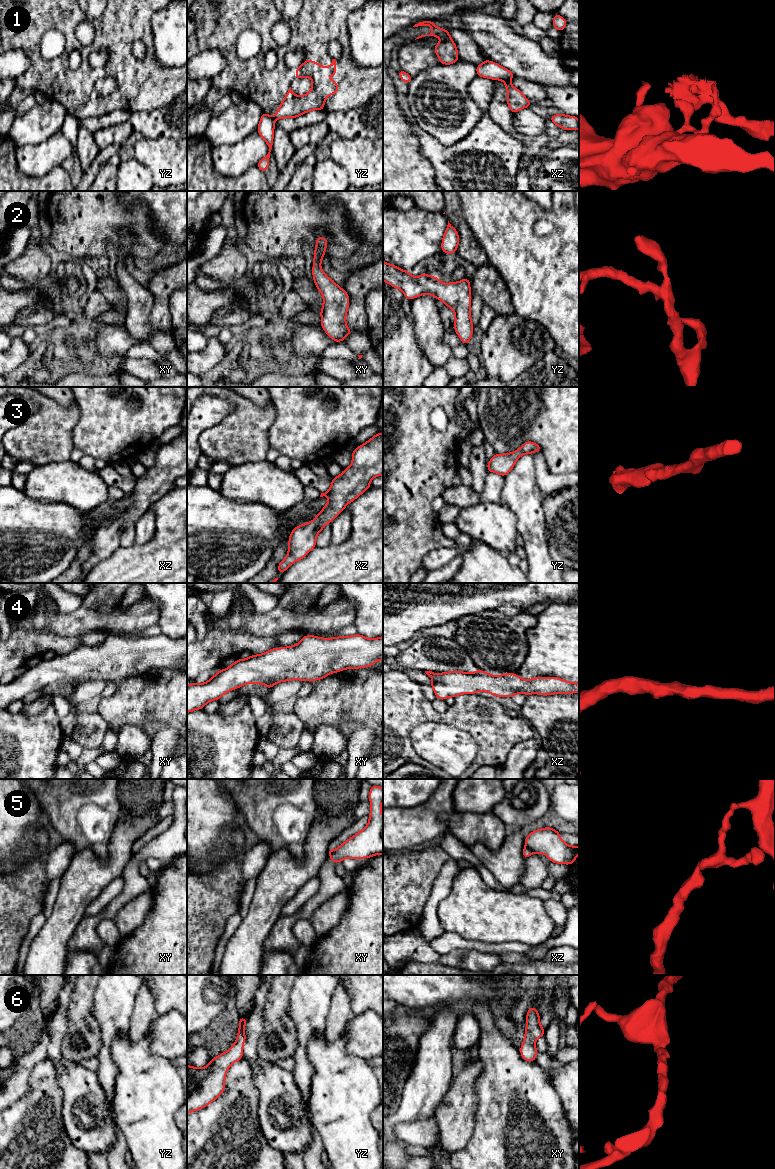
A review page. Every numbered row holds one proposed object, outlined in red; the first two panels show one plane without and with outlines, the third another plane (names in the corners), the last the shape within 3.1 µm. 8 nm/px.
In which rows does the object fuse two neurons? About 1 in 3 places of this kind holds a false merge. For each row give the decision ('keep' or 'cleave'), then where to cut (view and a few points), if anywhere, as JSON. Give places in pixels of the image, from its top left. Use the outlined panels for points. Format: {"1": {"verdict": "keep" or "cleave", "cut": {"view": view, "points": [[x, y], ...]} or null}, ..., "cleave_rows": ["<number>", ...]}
{"1": {"verdict": "cleave", "cut": {"view": "xz", "points": [[509, 80], [505, 82]]}}, "2": {"verdict": "keep", "cut": null}, "3": {"verdict": "keep", "cut": null}, "4": {"verdict": "keep", "cut": null}, "5": {"verdict": "cleave", "cut": {"view": "xz", "points": [[525, 846], [533, 851]]}}, "6": {"verdict": "keep", "cut": null}, "cleave_rows": ["1", "5"]}

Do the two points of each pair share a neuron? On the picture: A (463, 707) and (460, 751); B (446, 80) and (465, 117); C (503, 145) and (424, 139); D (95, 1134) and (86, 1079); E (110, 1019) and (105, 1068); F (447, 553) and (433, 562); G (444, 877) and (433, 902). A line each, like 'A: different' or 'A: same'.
A: different
B: same
C: same
D: same
E: same
F: same
G: same

